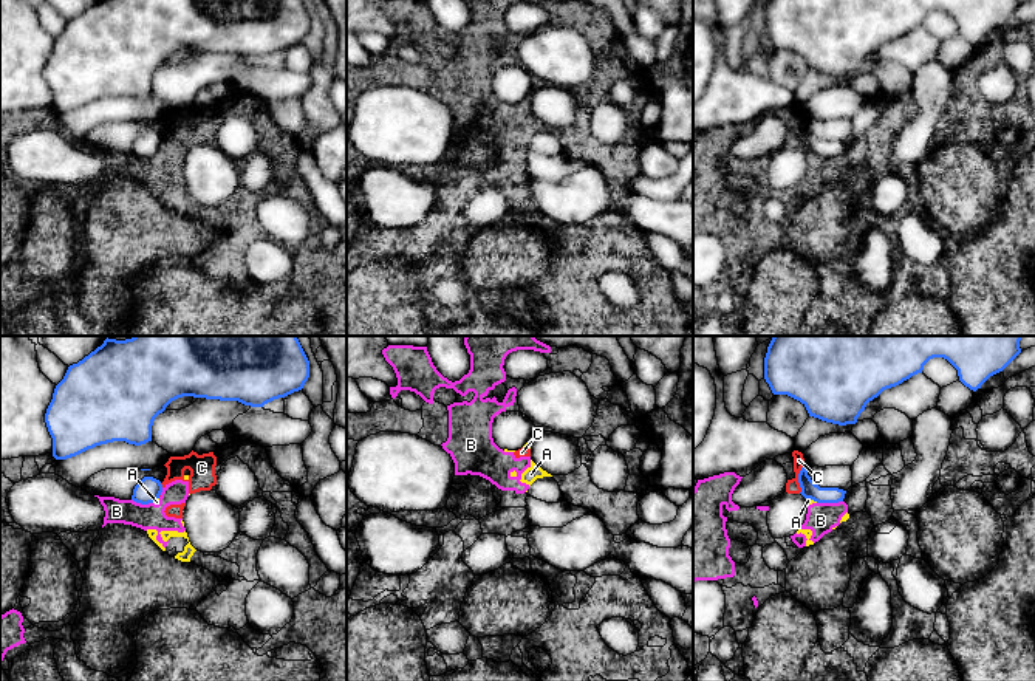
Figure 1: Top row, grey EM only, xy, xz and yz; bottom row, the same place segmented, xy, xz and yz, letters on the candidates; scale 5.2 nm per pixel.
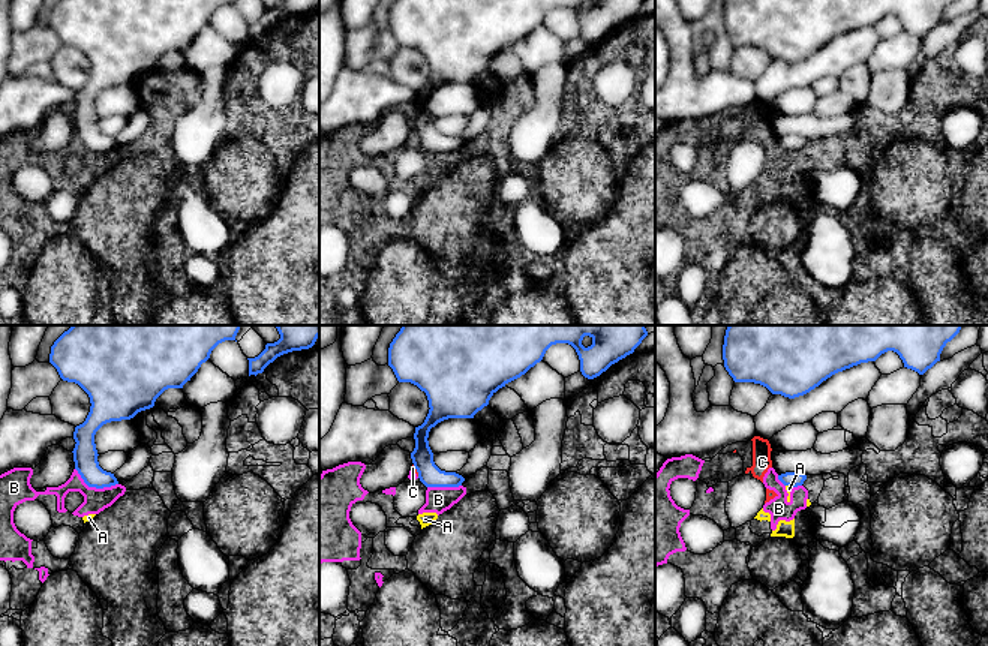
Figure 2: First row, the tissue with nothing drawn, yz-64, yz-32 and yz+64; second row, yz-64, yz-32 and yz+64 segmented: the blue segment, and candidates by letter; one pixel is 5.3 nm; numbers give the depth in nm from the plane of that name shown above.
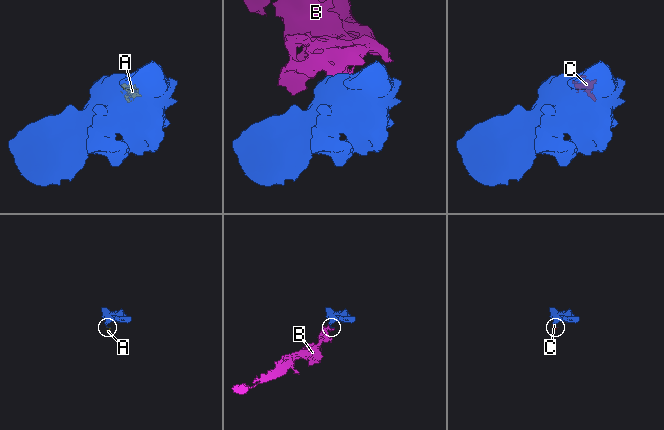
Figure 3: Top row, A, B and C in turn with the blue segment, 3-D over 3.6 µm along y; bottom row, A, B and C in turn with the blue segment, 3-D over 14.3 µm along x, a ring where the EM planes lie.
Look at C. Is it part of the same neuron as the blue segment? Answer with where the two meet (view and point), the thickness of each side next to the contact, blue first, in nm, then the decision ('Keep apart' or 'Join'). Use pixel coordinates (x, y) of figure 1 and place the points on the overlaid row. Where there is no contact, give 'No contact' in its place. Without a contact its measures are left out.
Touches blue at yz (799, 479). Thickness 90 nm (blue) against 80 nm. Keep apart

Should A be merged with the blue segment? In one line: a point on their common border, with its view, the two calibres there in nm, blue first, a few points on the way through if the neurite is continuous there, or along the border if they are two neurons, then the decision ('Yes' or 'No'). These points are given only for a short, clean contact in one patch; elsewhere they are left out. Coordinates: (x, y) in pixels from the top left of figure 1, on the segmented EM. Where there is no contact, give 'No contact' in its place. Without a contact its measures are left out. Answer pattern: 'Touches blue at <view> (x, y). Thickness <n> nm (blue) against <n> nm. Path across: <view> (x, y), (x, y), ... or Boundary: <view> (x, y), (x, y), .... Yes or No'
Touches blue at yz (812, 499). Thickness 90 nm (blue) against 30 nm. Boundary: yz (806, 497), (817, 502). No

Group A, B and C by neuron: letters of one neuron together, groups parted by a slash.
A B C

